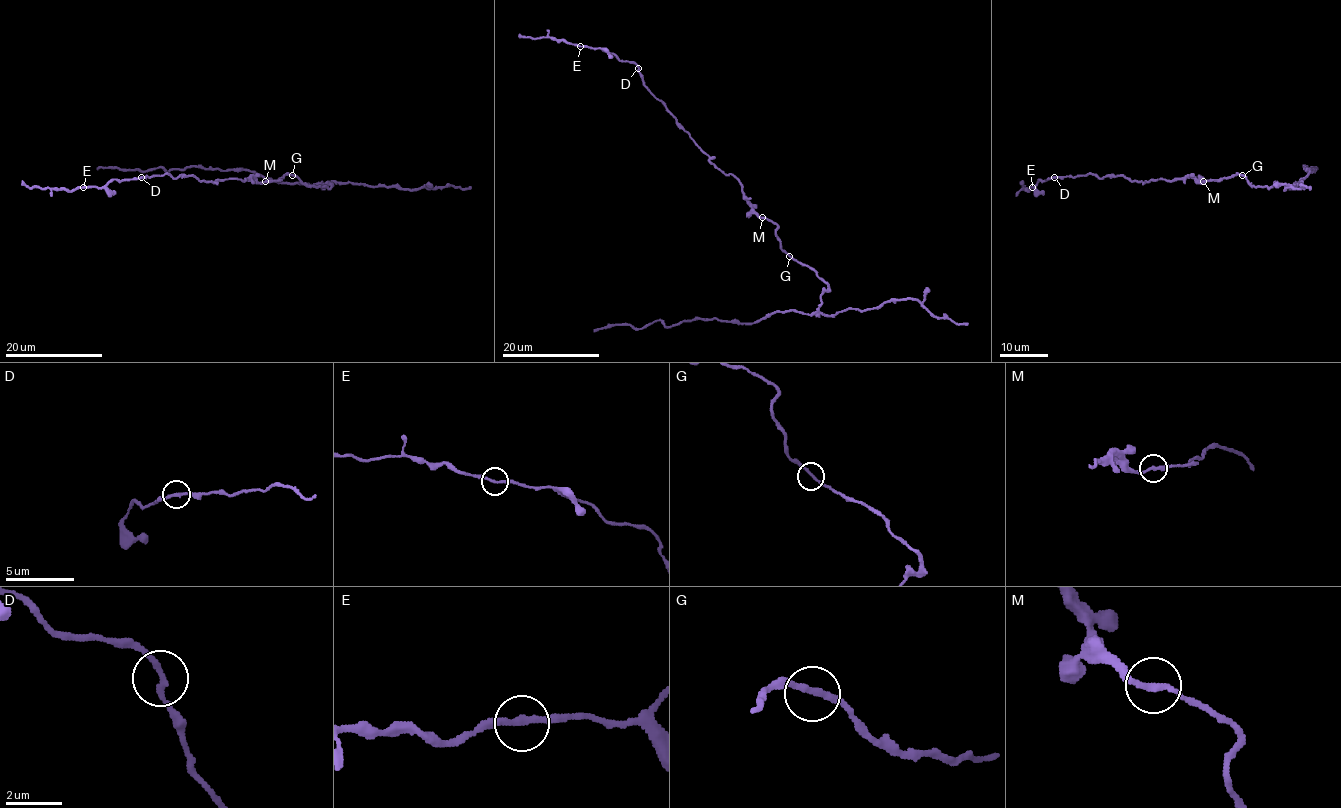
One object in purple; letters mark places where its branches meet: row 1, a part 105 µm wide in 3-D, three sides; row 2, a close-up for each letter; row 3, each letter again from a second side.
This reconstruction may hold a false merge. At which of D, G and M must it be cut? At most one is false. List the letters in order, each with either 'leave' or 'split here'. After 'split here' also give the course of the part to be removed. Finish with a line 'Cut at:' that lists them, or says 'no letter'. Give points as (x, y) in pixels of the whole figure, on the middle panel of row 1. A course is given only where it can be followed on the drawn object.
D: split here; course (638, 68), (597, 48), (550, 37), (519, 36)
G: leave
M: leave
Cut at: D

